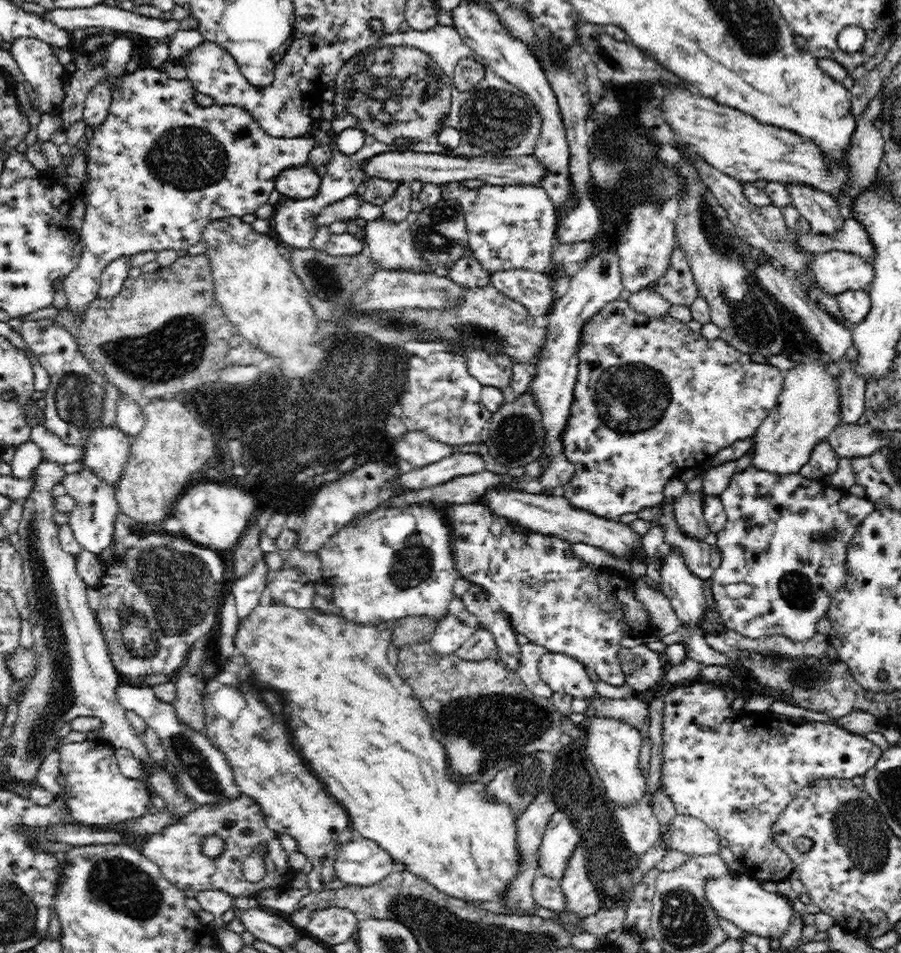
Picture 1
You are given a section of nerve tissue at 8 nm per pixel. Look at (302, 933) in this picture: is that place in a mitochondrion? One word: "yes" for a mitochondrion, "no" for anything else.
no

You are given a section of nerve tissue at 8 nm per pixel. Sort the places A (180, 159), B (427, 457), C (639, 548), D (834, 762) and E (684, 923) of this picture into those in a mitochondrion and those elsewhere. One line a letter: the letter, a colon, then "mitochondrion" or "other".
A: mitochondrion
B: other
C: other
D: other
E: mitochondrion

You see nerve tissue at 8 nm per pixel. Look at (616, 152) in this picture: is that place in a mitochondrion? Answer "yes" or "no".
yes

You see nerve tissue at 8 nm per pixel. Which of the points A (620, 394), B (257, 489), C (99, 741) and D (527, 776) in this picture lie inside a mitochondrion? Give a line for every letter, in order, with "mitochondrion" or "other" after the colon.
A: mitochondrion
B: other
C: other
D: mitochondrion

